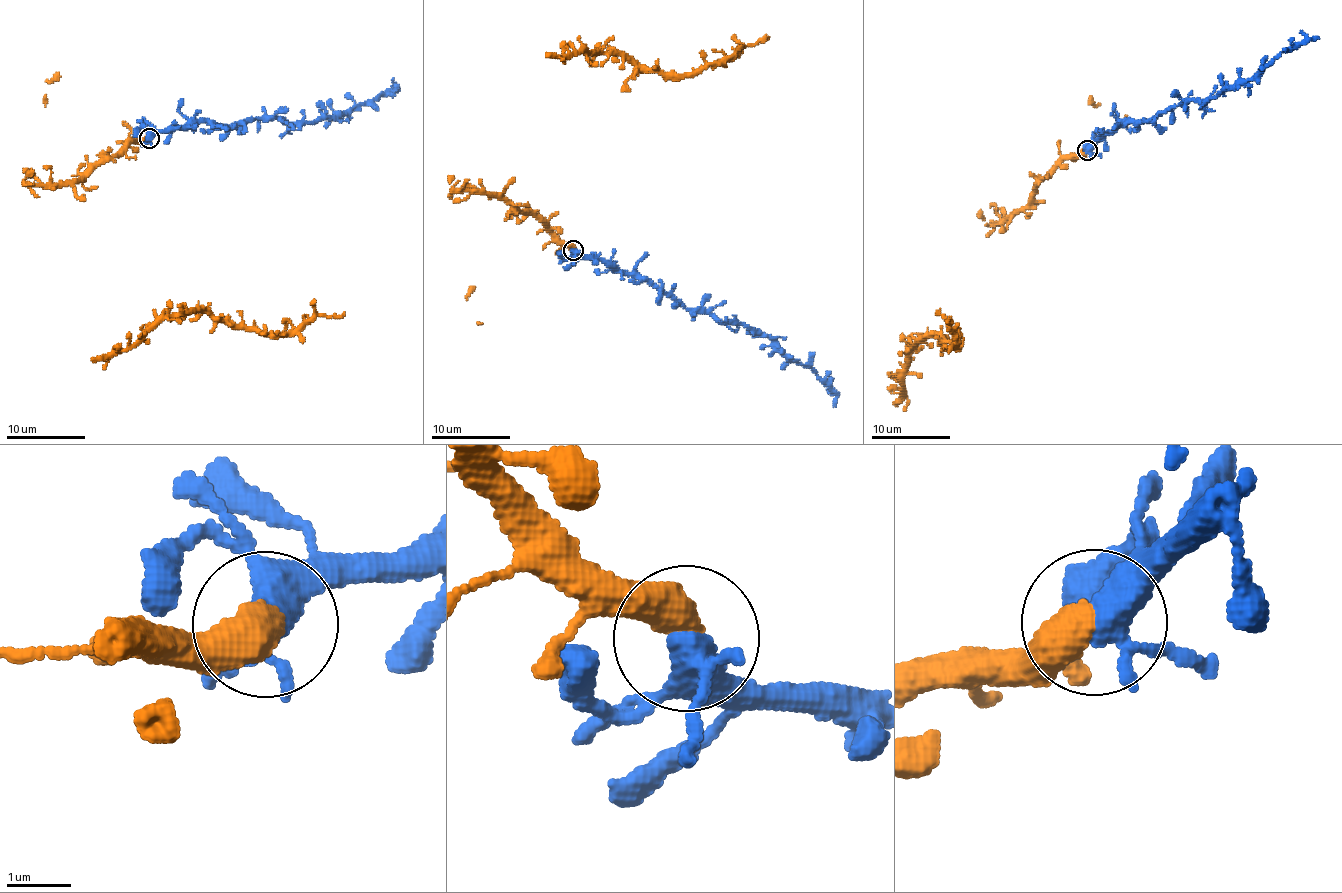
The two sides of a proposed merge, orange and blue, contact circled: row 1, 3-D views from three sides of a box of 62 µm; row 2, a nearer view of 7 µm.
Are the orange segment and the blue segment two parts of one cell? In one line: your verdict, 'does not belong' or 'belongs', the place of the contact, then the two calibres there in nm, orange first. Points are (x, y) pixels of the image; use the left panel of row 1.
belongs | (149, 138) | 550/340 nm

